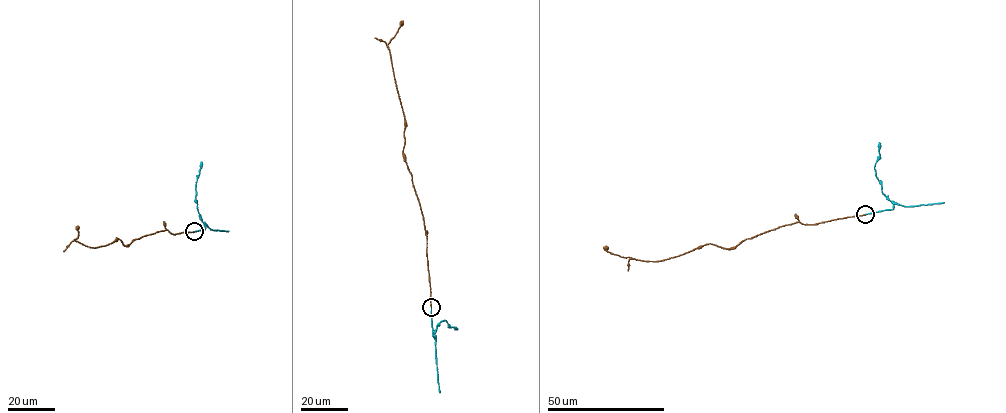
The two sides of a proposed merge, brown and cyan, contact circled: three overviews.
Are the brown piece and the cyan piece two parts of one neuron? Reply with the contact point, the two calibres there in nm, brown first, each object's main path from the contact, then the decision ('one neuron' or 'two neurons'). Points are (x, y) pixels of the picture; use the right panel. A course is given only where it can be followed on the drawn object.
(865, 214) | 280/190 nm | brown via (865, 214), (815, 224), (795, 222), (746, 239), (729, 249), (707, 244), (660, 261), (621, 257), (603, 246) | cyan via (865, 214), (893, 208), (893, 203), (883, 193), (874, 168), (879, 142) | one neuron

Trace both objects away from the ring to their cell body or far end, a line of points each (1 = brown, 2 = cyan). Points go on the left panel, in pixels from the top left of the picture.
1: (194, 231), (158, 231), (125, 245), (116, 237), (94, 247), (74, 240), (77, 226)
2: (194, 231), (204, 230), (195, 198), (202, 162)

